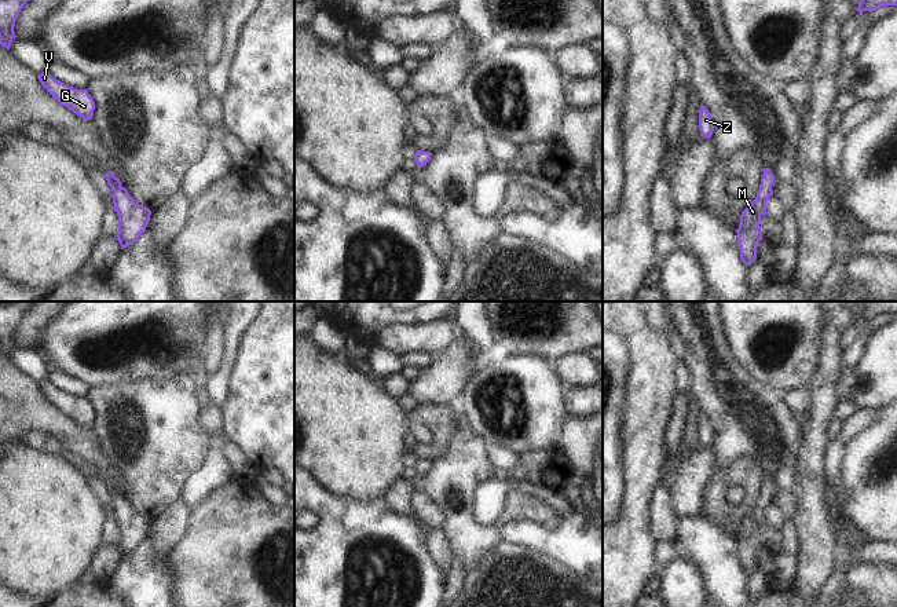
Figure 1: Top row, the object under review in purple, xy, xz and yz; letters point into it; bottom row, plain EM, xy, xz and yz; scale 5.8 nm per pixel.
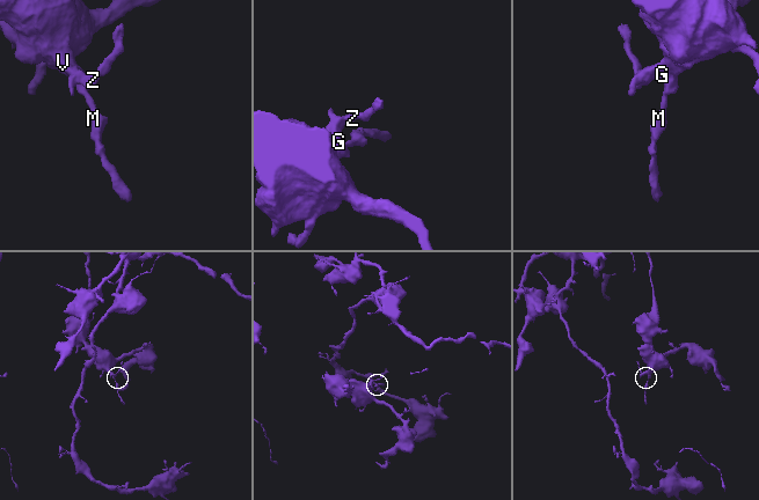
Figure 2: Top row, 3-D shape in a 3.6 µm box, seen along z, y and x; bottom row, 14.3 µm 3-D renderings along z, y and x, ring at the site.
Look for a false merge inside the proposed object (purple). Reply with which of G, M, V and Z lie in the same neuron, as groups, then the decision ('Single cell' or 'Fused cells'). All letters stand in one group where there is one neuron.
Groups: G M V Z. Single cell.

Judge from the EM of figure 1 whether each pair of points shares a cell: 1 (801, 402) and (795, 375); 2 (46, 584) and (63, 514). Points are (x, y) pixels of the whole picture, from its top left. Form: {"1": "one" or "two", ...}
{"1": "two", "2": "one"}

